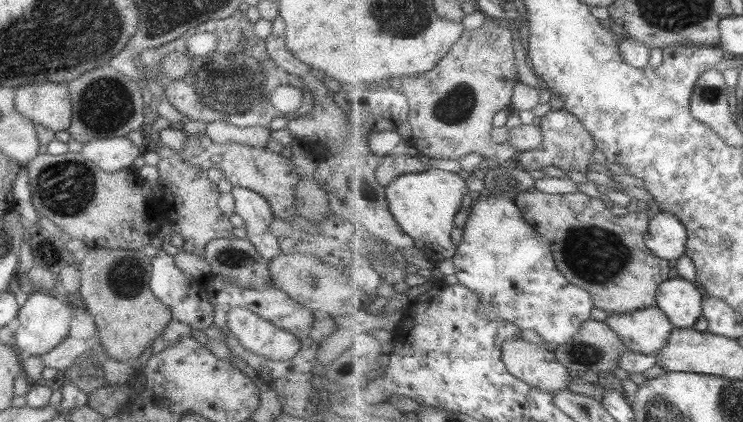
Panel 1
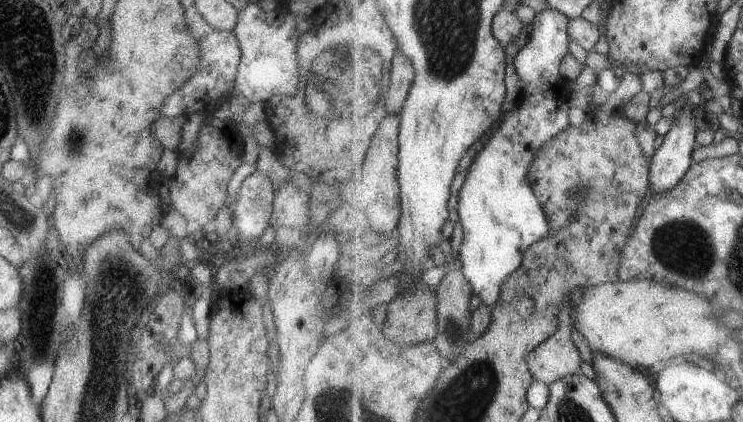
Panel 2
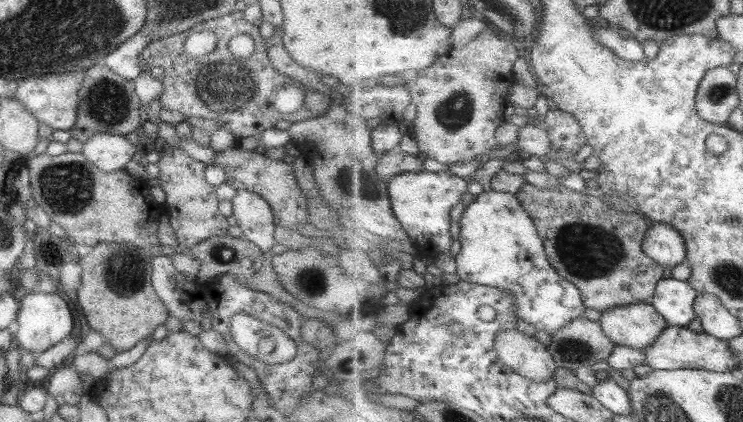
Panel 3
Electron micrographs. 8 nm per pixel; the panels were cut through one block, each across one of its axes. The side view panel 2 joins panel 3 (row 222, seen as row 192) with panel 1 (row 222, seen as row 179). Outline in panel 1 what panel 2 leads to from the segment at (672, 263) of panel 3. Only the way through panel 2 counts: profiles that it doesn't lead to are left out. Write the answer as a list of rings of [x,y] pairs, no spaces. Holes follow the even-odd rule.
[[[659,212],[651,220],[647,245],[657,256],[668,261],[678,261],[682,256],[687,255],[688,227],[678,215]]]

